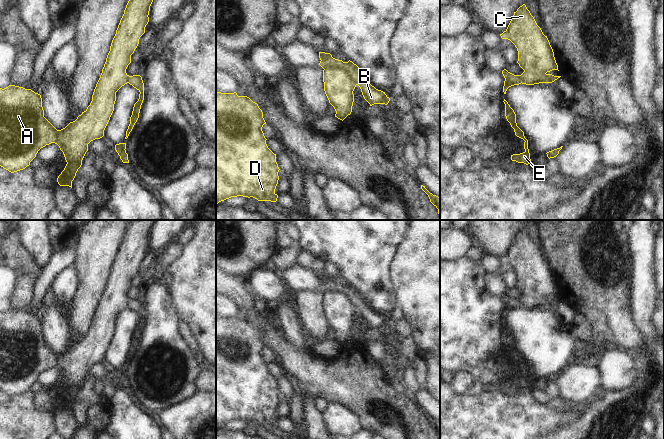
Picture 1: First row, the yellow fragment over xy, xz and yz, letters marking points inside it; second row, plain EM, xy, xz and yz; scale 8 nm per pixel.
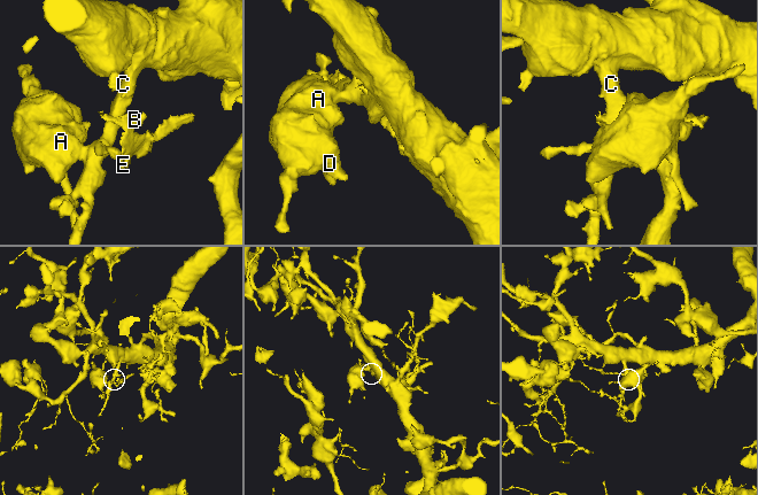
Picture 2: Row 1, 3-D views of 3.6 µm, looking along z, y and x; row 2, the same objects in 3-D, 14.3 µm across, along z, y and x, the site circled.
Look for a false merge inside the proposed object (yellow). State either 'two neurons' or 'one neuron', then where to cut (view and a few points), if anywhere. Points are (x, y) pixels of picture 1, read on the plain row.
two neurons; cut in xz along (324, 292), (342, 293), (356, 308)

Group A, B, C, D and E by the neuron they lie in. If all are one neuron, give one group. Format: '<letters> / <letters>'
A C D / B E

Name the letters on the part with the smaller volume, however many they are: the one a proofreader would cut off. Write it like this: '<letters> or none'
B, E.

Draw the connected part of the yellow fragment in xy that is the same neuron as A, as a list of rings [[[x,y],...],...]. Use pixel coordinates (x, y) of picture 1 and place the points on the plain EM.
[[[130,220],[124,238],[120,244],[116,258],[112,264],[110,275],[102,293],[100,302],[87,333],[65,352],[57,354],[45,341],[41,319],[31,313],[9,309],[0,312],[0,390],[11,397],[25,393],[36,381],[38,375],[55,367],[63,376],[67,386],[64,394],[57,402],[60,410],[72,412],[78,393],[88,375],[88,368],[104,360],[104,354],[114,335],[116,316],[127,308],[126,293],[131,287],[131,279],[139,268],[140,261],[145,257],[149,246],[150,230],[155,220]]]

